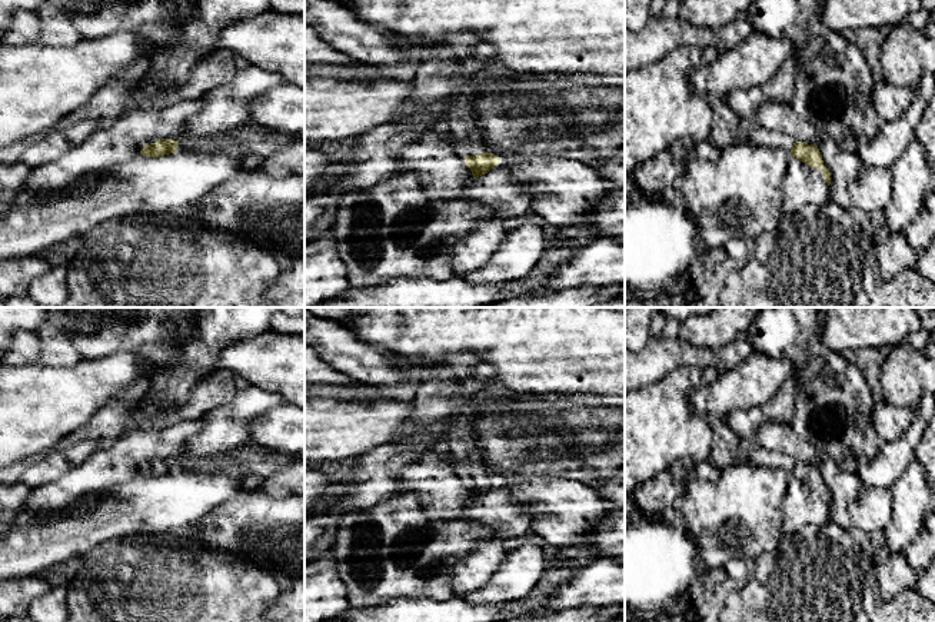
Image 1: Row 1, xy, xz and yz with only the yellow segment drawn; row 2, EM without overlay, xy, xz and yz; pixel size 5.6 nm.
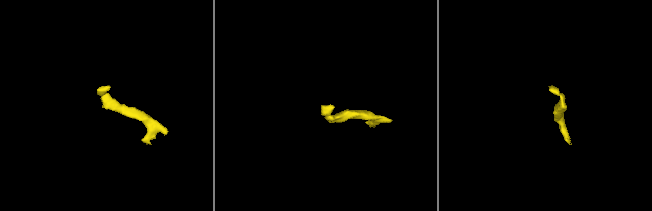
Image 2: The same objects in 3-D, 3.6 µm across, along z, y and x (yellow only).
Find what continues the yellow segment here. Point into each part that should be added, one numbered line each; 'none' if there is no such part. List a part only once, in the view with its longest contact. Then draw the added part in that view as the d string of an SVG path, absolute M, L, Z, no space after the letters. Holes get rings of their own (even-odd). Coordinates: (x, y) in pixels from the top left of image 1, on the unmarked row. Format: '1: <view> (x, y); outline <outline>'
1: xz (461, 443); outline M463 408L456 410L456 419L449 433L447 449L463 475L475 476L485 472L475 445L475 436L469 429L468 412Z

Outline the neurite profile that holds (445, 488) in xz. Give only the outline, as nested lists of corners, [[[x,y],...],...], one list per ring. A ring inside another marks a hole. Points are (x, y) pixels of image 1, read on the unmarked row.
[[[429,452],[420,460],[399,472],[400,493],[423,495],[432,510],[459,509],[473,500],[465,485],[465,475],[456,463],[439,452]]]

